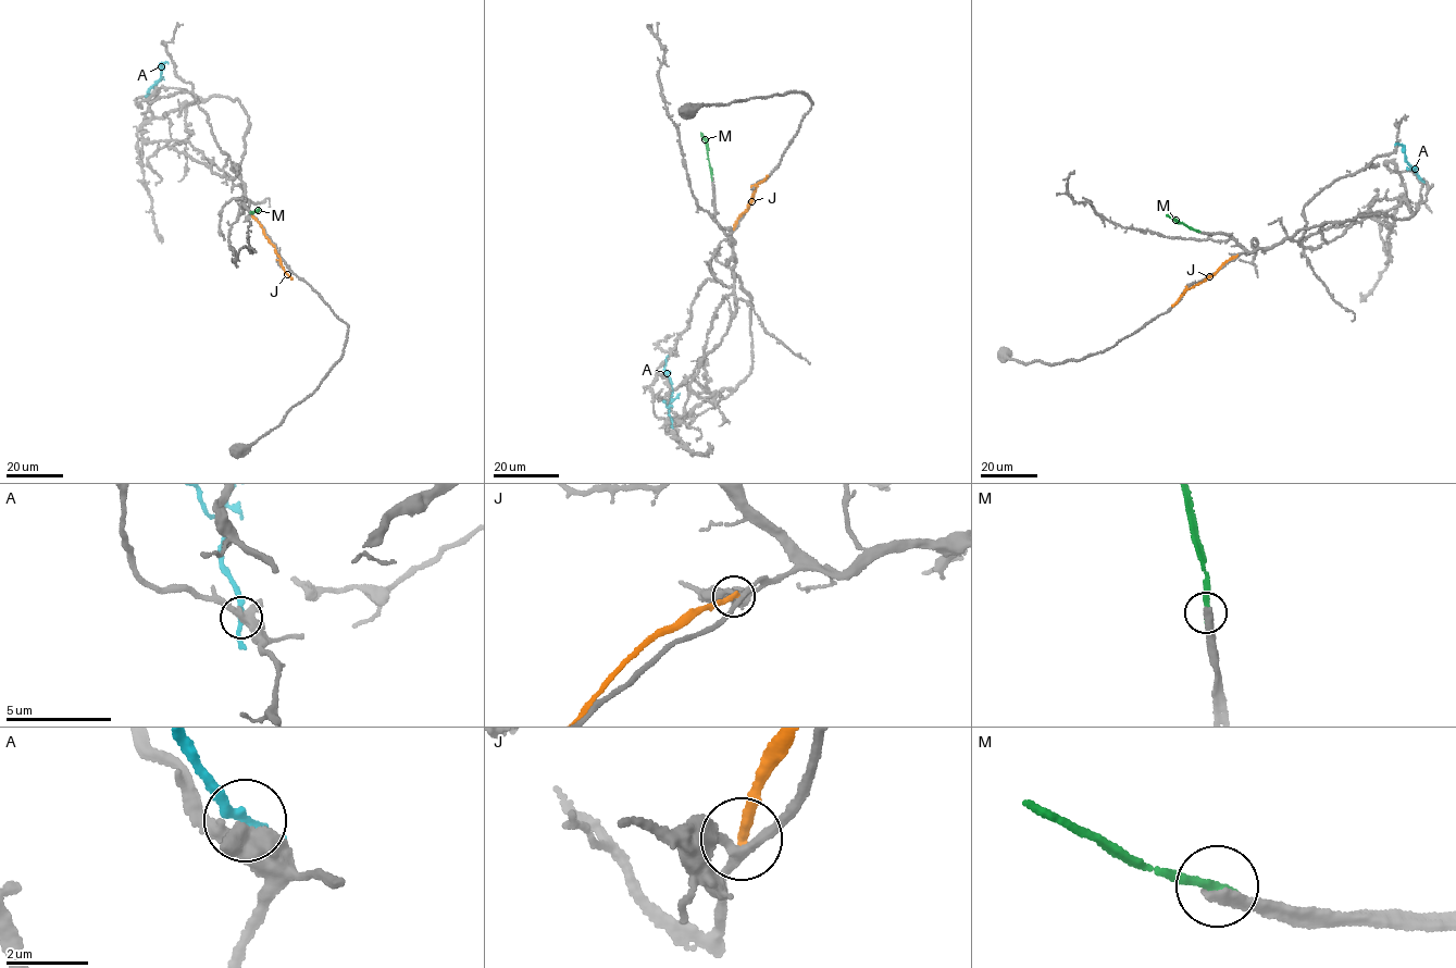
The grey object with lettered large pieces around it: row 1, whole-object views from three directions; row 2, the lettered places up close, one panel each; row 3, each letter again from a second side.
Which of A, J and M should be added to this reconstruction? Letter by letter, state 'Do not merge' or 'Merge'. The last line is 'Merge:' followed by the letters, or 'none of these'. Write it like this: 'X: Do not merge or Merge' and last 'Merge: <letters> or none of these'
A: Do not merge
J: Do not merge
M: Do not merge
Merge: none of these

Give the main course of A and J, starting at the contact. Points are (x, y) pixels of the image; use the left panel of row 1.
A: (147, 95), (148, 89), (161, 77), (160, 64), (168, 63)
J: (251, 215), (274, 247), (283, 269), (293, 278)

